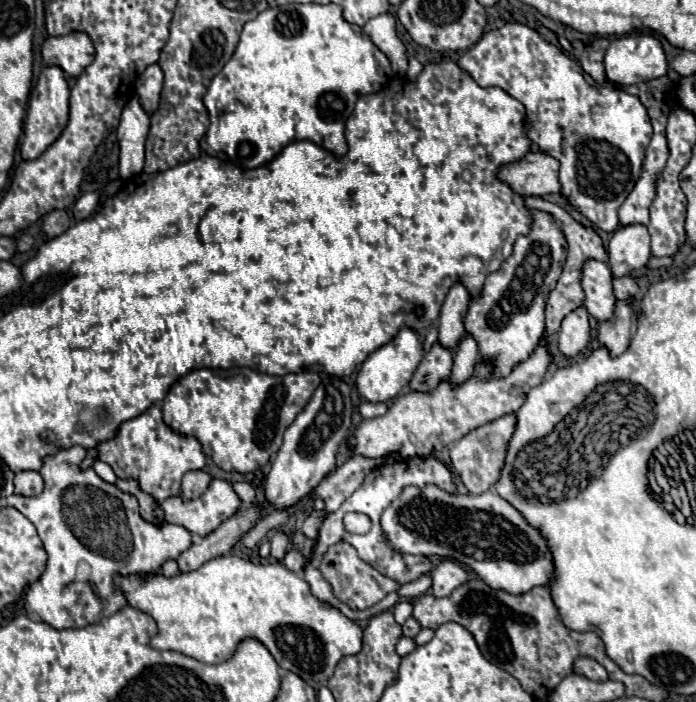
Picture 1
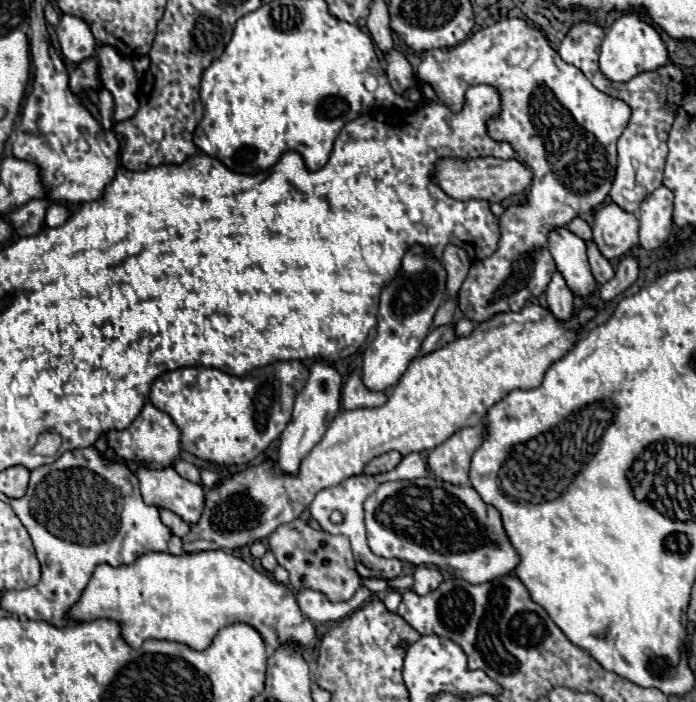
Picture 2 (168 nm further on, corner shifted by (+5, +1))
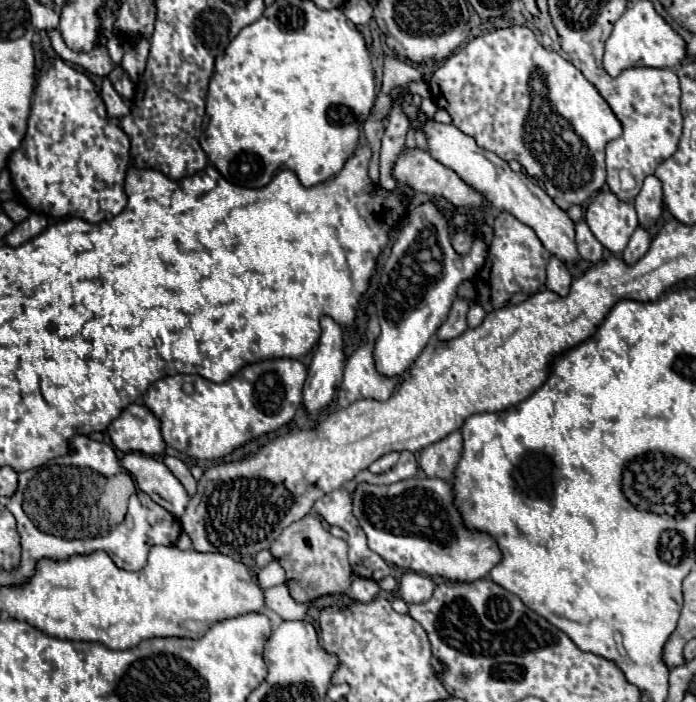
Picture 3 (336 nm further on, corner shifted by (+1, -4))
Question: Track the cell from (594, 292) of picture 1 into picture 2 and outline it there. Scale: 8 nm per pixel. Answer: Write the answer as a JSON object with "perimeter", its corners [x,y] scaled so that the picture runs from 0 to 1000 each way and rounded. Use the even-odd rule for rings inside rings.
{"perimeter":[[[800,323],[789,329],[786,346],[800,383],[806,386],[823,417],[838,423],[849,420],[858,403],[855,397],[849,397],[849,383],[843,380],[843,360],[838,352],[841,343],[820,332],[815,323]]]}

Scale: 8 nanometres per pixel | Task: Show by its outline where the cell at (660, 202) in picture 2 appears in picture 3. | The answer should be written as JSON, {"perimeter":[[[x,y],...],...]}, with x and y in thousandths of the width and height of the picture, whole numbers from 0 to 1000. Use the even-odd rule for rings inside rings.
{"perimeter":[[[930,251],[918,279],[912,282],[918,319],[930,319],[930,325],[938,325],[953,305],[953,293],[955,293],[953,291],[953,265],[947,262],[947,254]]]}

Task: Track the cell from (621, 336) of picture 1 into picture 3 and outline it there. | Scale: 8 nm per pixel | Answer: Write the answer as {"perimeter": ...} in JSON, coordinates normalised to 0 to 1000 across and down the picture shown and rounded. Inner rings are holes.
{"perimeter":[[[918,322],[918,325],[912,328],[912,333],[907,336],[907,342],[904,342],[901,353],[898,353],[898,356],[895,356],[895,362],[892,362],[895,373],[907,379],[907,376],[912,376],[915,370],[921,370],[921,368],[930,362],[932,348],[935,348],[932,330],[930,330],[927,325],[921,325],[921,322]]]}

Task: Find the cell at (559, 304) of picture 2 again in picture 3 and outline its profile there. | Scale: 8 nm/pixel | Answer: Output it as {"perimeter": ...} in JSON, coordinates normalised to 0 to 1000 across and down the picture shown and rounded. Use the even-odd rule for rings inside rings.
{"perimeter":[[[797,365],[789,370],[789,379],[786,379],[786,413],[803,419],[803,422],[815,422],[818,410],[820,410],[820,390],[815,385],[815,379],[800,370]]]}

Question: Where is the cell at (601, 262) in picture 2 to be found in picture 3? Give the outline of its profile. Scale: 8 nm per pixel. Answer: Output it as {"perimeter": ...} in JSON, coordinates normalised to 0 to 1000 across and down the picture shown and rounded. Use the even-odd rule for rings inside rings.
{"perimeter":[[[841,313],[826,319],[826,330],[829,330],[829,356],[832,356],[835,368],[849,373],[849,376],[861,376],[866,370],[866,350],[849,333],[846,322],[841,319]]]}

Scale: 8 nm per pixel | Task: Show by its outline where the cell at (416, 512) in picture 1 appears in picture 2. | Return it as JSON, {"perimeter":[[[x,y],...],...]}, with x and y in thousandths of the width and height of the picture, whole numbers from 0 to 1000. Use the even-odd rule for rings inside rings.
{"perimeter":[[[622,677],[588,685],[556,685],[524,711],[522,725],[527,771],[533,785],[545,793],[565,793],[591,805],[622,805],[674,830],[697,830],[717,819],[731,819],[740,811],[740,802],[746,802],[746,791],[740,791],[740,782],[723,756],[717,731],[711,722],[700,722],[677,691],[639,688]]]}

